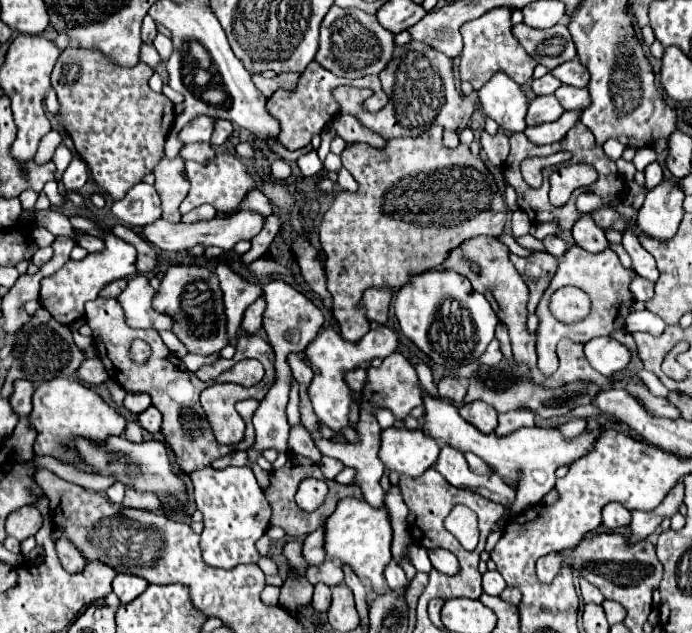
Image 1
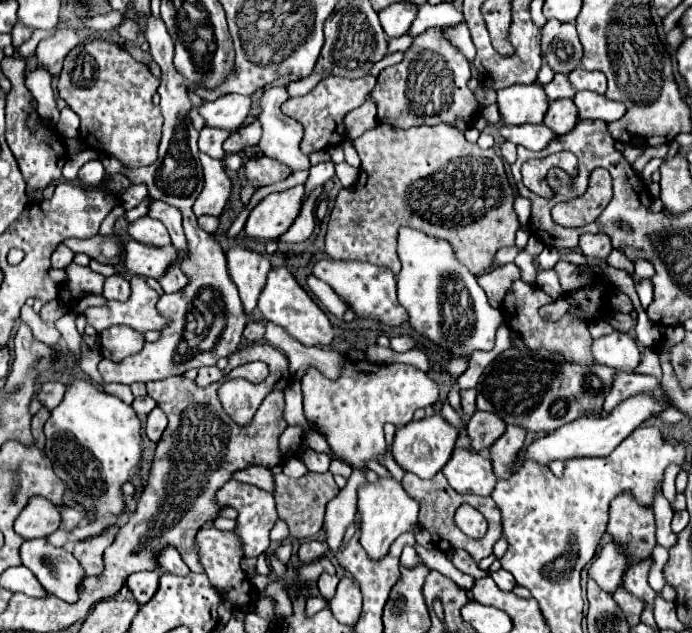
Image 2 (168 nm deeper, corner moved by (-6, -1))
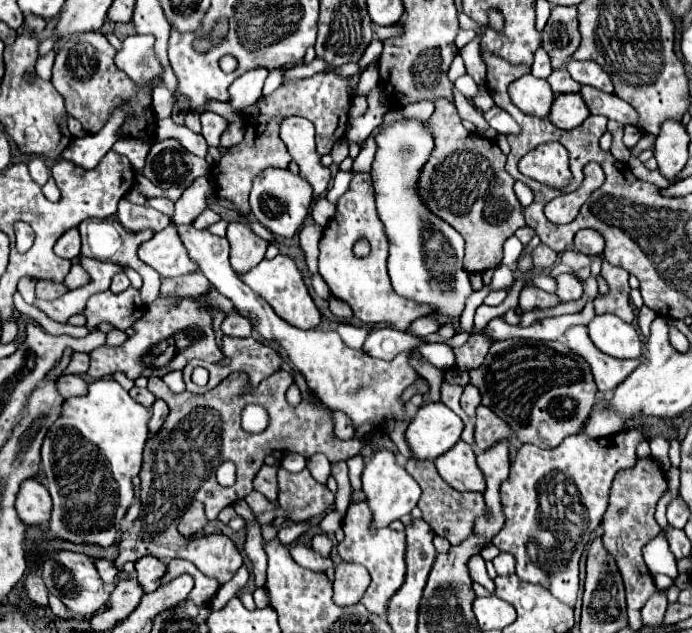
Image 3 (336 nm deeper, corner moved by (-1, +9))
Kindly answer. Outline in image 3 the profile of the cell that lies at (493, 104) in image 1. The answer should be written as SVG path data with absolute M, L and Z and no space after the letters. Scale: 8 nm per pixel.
M525 74L509 86L509 96L513 104L523 112L537 118L545 118L551 110L555 94L547 80Z

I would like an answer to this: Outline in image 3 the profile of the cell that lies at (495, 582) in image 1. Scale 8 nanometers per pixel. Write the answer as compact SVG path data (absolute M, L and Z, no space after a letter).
M501 552L499 556L493 558L493 566L495 566L497 574L501 574L501 576L513 574L515 572L515 558L509 552Z

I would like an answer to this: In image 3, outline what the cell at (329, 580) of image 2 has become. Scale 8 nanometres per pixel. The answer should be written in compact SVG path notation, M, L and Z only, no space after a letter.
M295 544L291 546L291 556L293 560L309 570L327 570L333 566L333 562L321 554L317 554L313 548L305 546L305 544Z

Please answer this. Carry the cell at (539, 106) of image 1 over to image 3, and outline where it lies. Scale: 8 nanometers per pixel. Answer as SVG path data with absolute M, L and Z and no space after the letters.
M559 94L553 100L549 120L561 130L573 130L575 126L581 126L587 116L589 108L583 102L581 94Z

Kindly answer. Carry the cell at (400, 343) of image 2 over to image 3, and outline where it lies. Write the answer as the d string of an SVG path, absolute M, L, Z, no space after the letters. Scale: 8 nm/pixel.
M425 316L425 318L419 318L417 322L413 322L413 324L411 324L411 330L413 330L417 336L427 336L427 334L437 332L441 326L443 326L443 322L441 322L437 316Z

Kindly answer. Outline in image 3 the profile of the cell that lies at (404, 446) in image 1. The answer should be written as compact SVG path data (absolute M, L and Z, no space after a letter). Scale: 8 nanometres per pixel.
M441 402L423 404L407 428L407 442L419 460L433 460L453 448L463 432L463 420Z

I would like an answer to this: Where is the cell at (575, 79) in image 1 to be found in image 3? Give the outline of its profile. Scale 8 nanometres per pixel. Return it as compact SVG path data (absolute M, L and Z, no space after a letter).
M571 60L571 64L567 66L569 74L573 80L577 80L583 86L593 86L597 90L603 90L607 94L615 92L615 86L611 82L611 78L601 70L601 66L597 66L597 62L577 62Z

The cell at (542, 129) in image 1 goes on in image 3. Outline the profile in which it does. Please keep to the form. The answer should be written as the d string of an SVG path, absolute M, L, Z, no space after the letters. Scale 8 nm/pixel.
M493 106L487 112L483 112L483 118L497 134L517 134L519 132L519 124L499 106Z

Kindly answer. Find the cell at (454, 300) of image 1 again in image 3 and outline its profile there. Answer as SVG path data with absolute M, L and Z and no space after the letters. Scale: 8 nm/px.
M399 118L375 136L377 152L371 168L375 208L389 240L389 276L399 296L437 306L439 316L459 318L465 298L473 292L469 272L463 268L463 236L431 214L419 198L419 170L435 148L433 134L419 118Z

